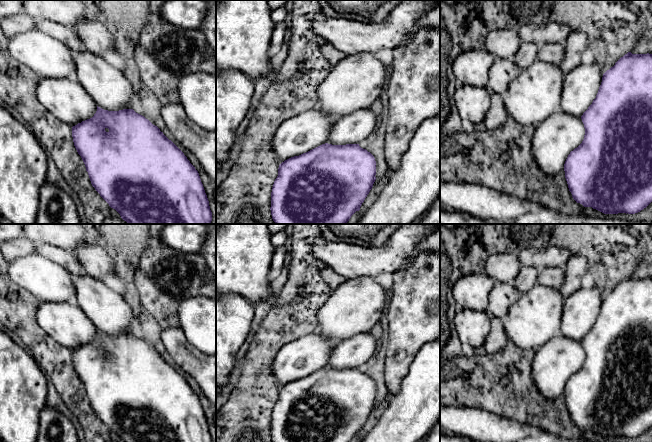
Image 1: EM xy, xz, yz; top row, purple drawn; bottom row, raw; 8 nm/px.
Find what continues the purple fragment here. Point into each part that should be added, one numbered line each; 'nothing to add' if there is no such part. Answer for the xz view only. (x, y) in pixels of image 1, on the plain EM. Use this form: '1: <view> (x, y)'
1: xz (353, 352)

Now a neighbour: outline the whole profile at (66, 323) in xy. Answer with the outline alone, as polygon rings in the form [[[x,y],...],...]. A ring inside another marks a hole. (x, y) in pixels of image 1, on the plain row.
[[[33,253],[10,261],[10,279],[39,300],[38,325],[71,351],[90,343],[97,328],[76,303],[74,277],[53,261]]]

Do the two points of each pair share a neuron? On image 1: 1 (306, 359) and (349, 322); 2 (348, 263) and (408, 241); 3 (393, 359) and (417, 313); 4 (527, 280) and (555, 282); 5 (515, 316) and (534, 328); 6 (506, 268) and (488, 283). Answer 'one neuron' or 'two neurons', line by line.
1: one neuron
2: one neuron
3: one neuron
4: one neuron
5: one neuron
6: two neurons

